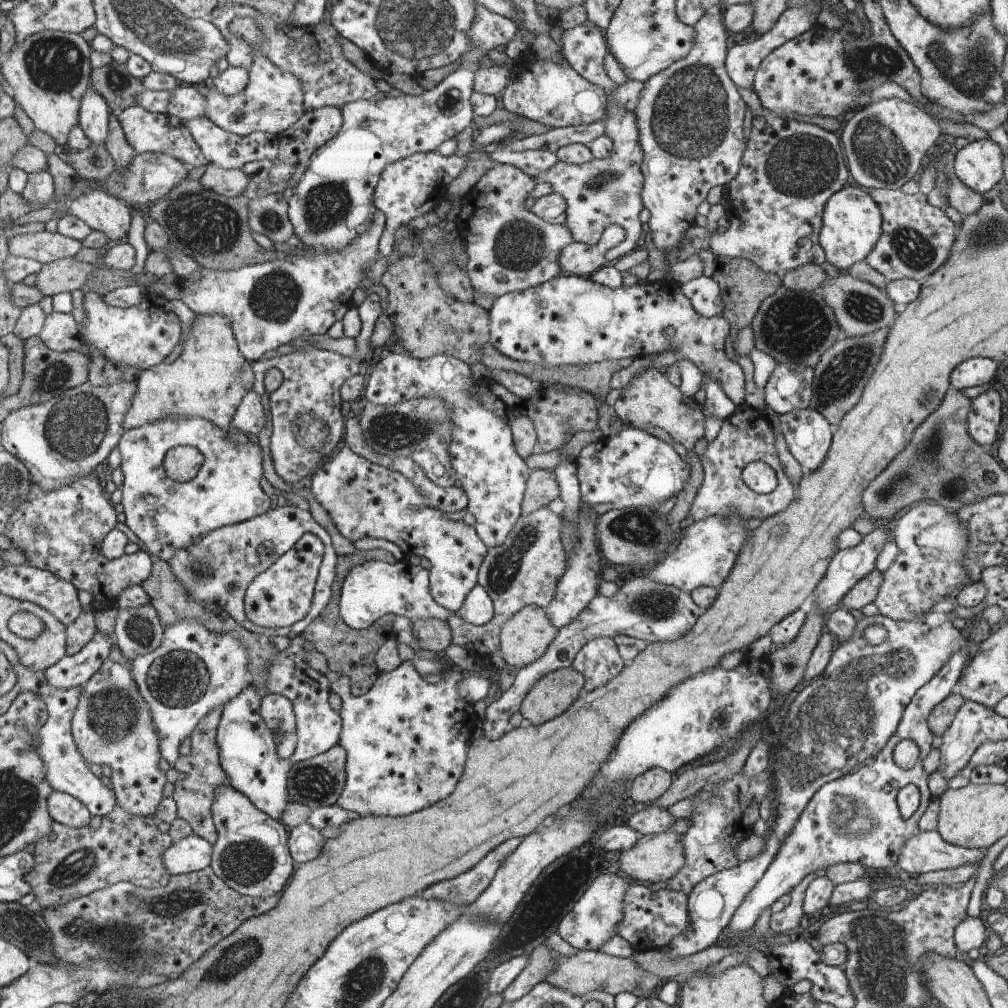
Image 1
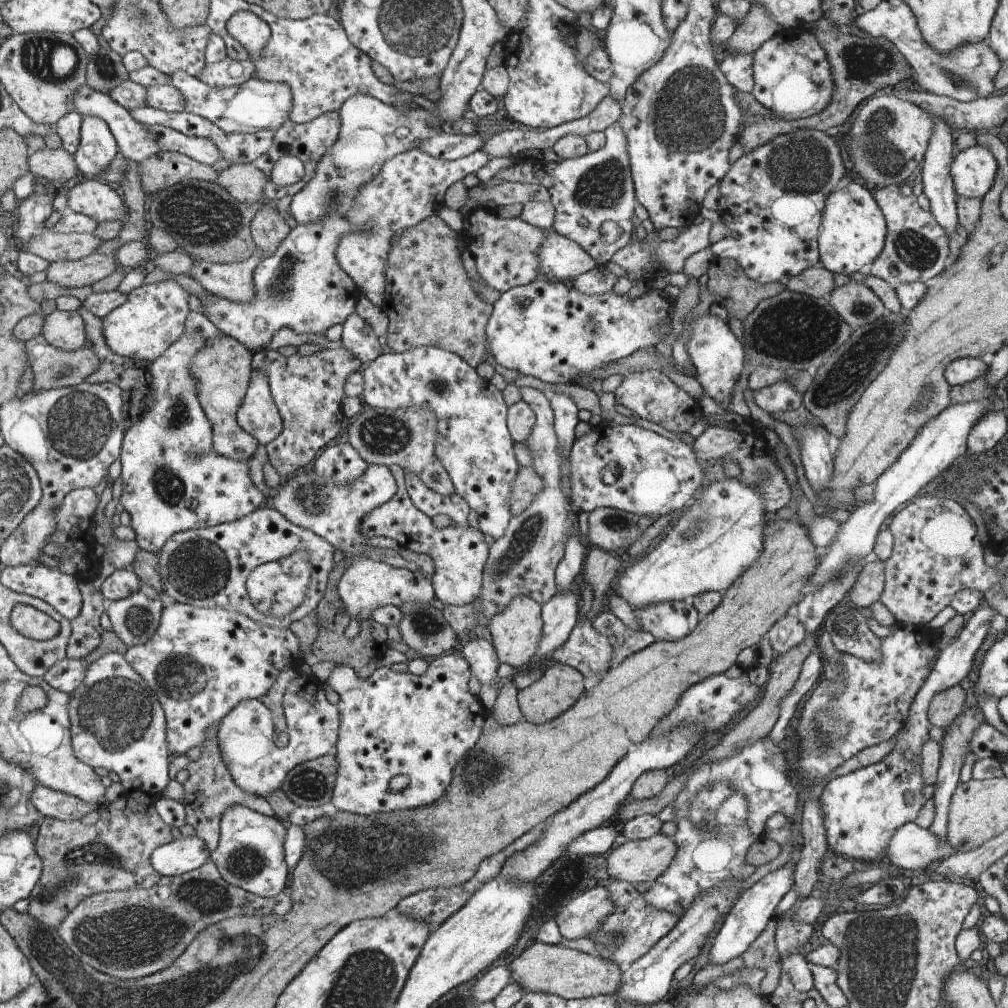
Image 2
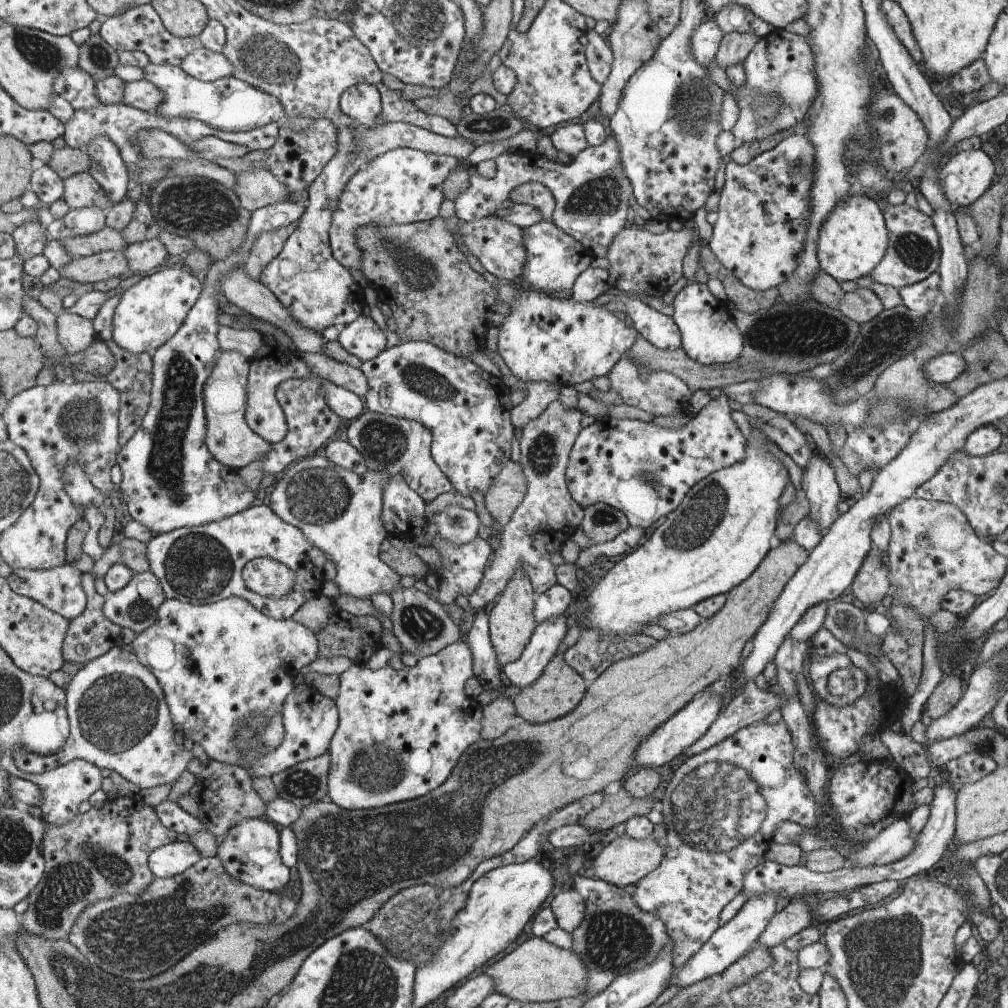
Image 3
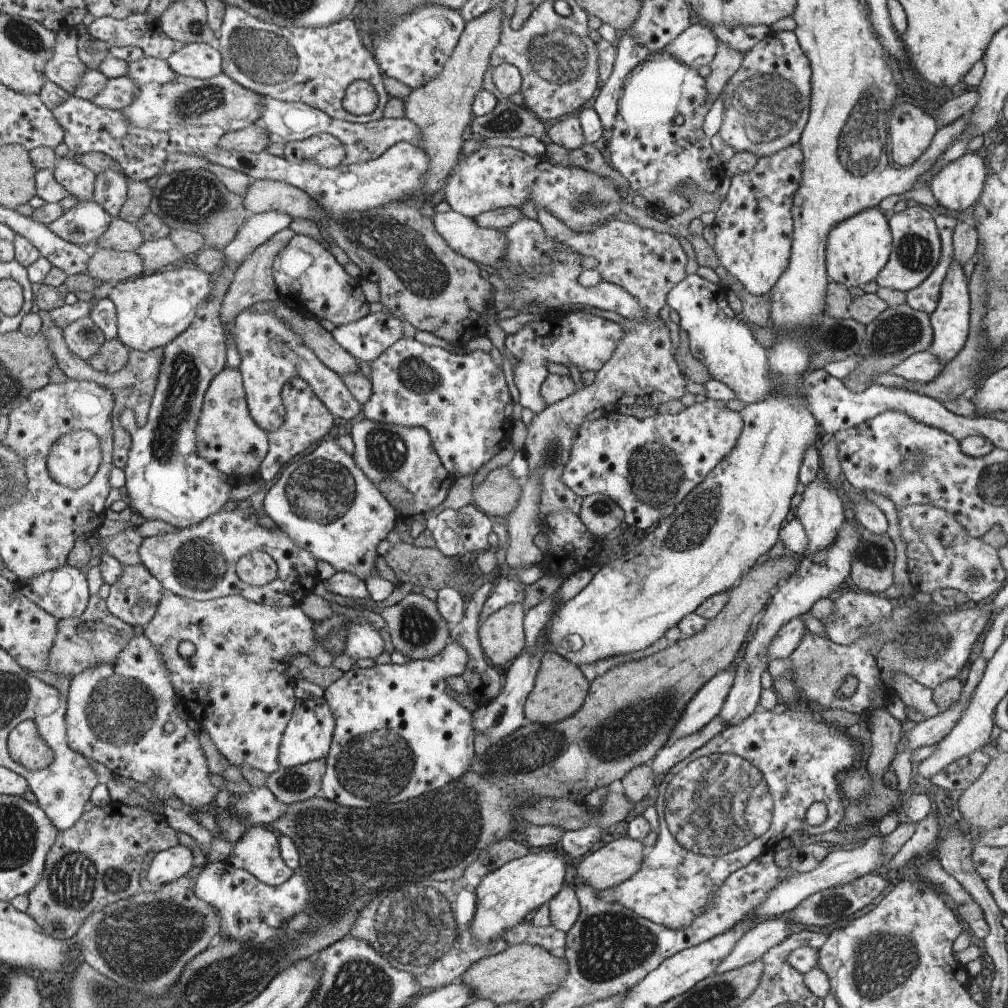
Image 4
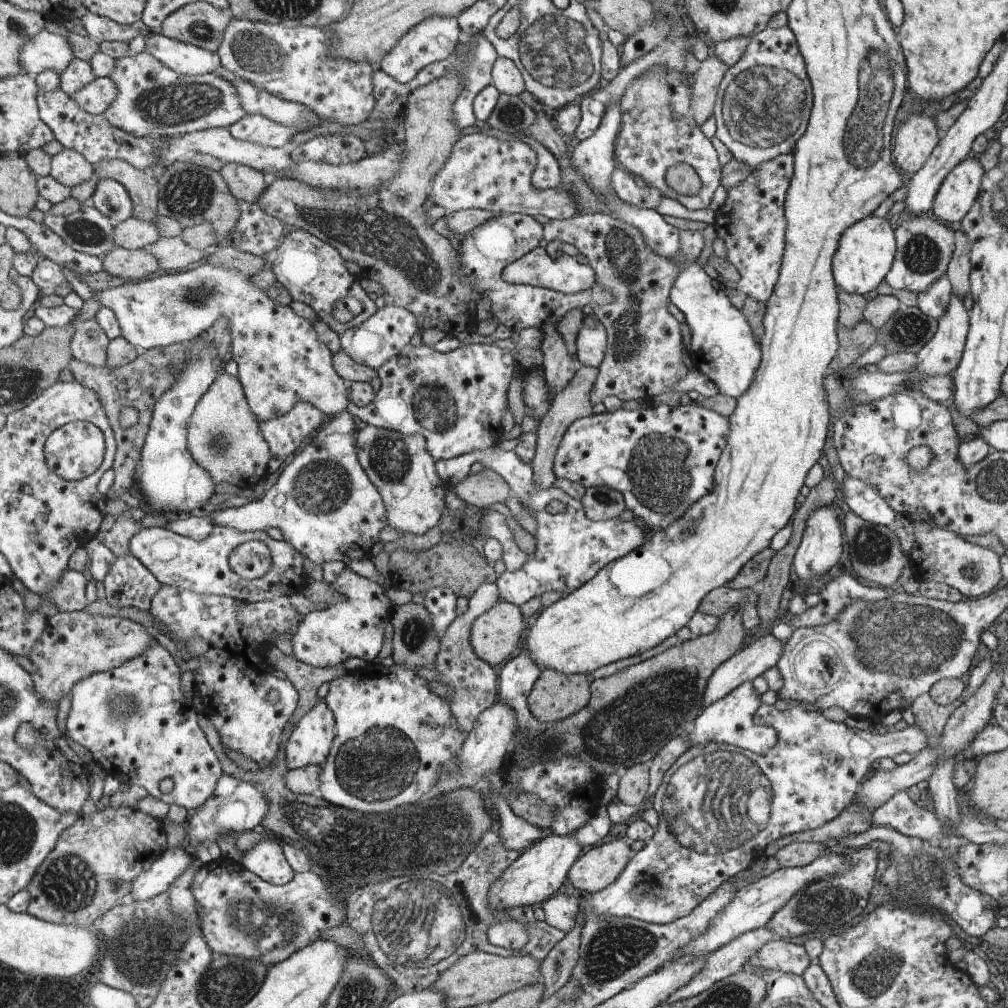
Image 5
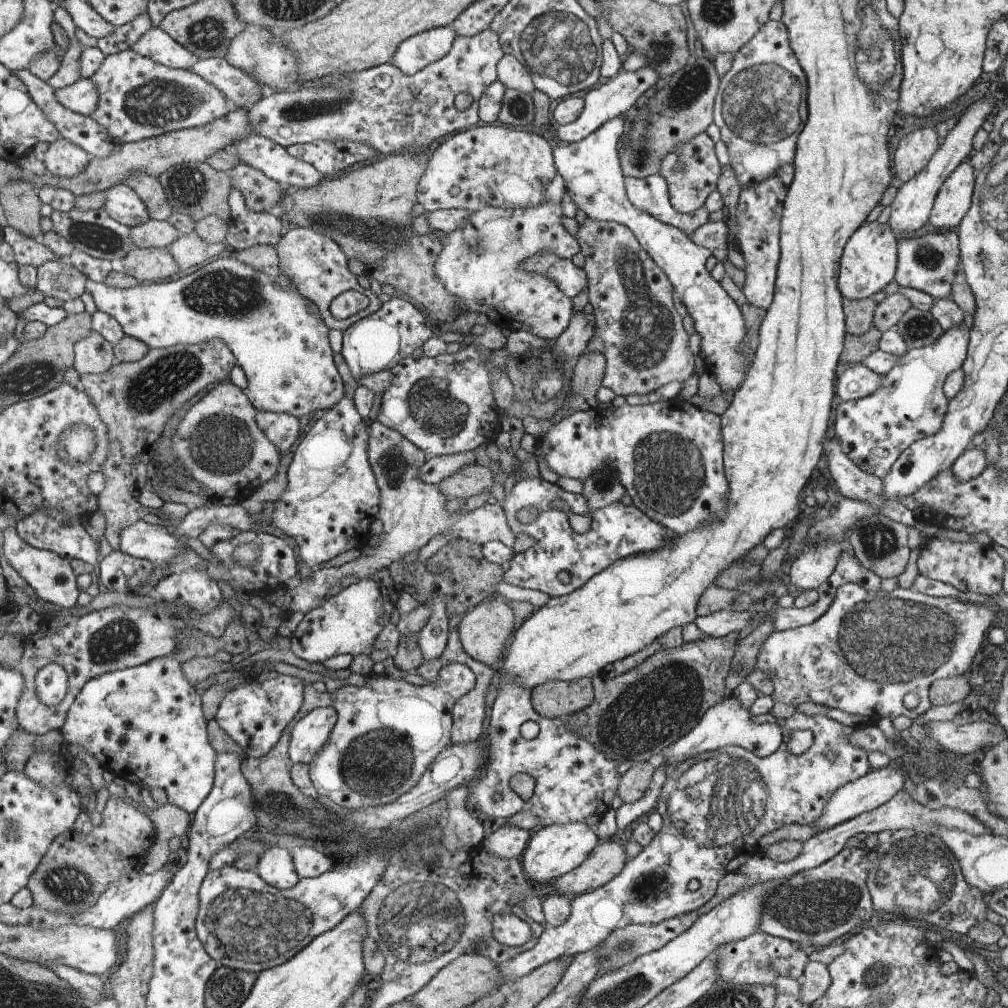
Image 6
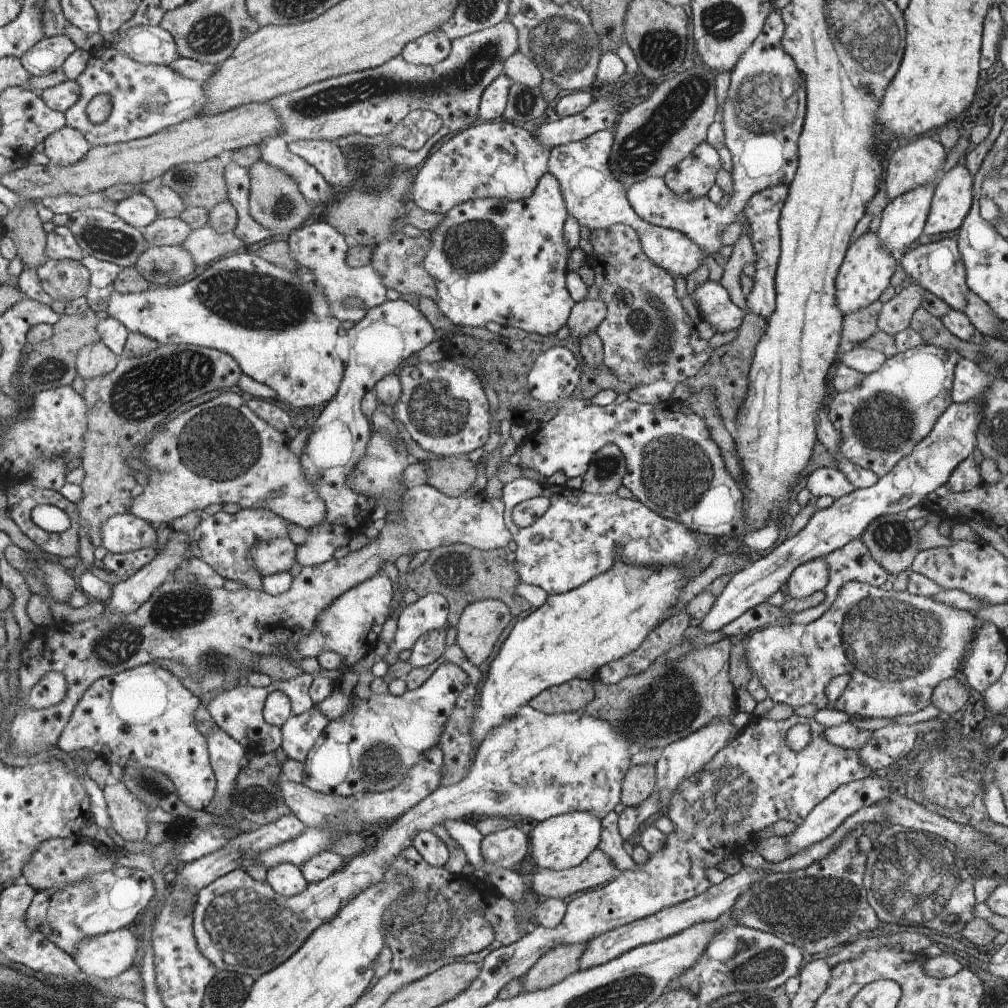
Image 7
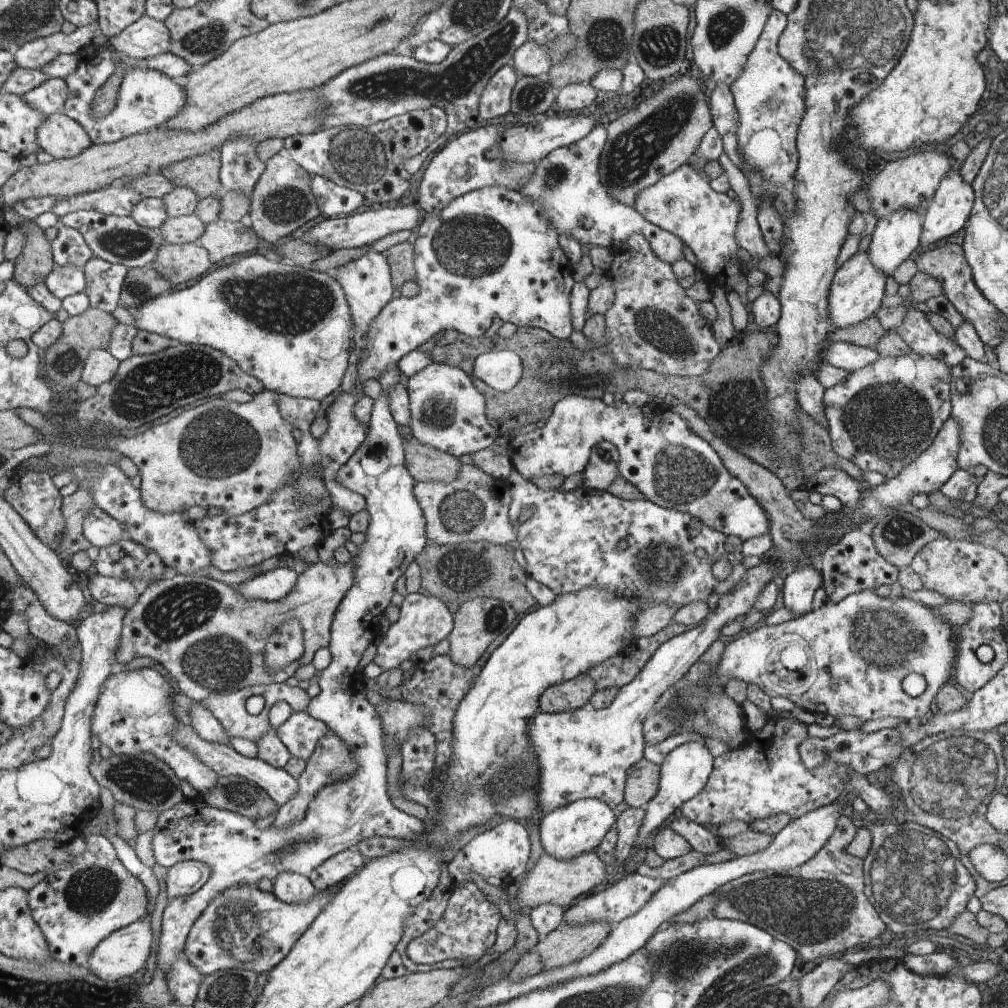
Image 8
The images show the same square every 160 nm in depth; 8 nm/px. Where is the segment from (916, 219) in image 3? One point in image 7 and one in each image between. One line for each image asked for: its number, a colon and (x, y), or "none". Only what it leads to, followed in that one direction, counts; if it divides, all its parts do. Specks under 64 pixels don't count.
4: (916, 250)
5: (925, 247)
6: (929, 263)
7: (938, 267)

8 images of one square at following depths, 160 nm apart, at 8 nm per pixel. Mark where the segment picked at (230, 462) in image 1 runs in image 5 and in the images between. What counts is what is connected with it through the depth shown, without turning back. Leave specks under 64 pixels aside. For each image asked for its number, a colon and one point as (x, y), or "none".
2: (173, 480)
3: (171, 480)
4: (166, 479)
5: (170, 479)

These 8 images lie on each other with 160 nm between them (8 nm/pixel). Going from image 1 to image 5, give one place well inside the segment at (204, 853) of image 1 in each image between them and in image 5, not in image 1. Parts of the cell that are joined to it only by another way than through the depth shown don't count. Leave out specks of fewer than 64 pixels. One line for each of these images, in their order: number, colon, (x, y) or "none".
2: (176, 858)
3: (172, 859)
4: (168, 865)
5: (158, 879)

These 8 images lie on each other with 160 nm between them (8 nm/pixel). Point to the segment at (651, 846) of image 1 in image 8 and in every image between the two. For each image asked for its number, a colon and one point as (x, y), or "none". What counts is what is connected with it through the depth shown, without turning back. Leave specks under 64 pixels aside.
2: (638, 861)
3: (624, 861)
4: (616, 862)
5: (599, 867)
6: (607, 861)
7: (597, 870)
8: (556, 881)

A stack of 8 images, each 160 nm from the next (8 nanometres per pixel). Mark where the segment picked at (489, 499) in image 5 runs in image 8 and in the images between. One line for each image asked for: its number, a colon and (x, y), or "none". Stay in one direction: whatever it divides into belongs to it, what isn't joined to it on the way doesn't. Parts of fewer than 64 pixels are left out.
6: (472, 480)
7: (454, 476)
8: (427, 464)

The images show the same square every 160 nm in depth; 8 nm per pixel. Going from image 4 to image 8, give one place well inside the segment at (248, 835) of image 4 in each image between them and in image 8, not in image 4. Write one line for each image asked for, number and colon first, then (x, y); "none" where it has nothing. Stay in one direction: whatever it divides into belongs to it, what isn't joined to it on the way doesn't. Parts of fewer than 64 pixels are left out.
5: (266, 860)
6: (276, 866)
7: (287, 879)
8: (291, 888)

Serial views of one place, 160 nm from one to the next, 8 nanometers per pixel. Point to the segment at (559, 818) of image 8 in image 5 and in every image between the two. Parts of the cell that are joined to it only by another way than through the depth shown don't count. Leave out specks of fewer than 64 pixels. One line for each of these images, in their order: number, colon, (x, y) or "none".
5: (539, 873)
6: (554, 850)
7: (565, 841)

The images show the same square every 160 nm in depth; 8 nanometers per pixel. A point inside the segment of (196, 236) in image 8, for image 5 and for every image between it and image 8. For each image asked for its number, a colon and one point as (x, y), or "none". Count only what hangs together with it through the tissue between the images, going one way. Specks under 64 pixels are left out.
5: (133, 234)
6: (153, 233)
7: (164, 231)

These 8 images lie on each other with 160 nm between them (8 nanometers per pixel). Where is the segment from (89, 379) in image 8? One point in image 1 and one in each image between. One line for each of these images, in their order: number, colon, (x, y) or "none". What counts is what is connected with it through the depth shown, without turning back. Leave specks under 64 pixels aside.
1: (61, 332)
2: (65, 330)
3: (75, 333)
4: (84, 338)
5: (90, 345)
6: (94, 354)
7: (96, 360)

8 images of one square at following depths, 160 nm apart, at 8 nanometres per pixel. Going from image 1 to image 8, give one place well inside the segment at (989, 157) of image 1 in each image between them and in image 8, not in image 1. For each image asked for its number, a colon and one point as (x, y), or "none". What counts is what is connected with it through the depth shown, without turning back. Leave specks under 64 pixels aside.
2: (973, 170)
3: (968, 174)
4: (957, 186)
5: (957, 194)
6: (954, 199)
7: (952, 199)
8: (947, 213)

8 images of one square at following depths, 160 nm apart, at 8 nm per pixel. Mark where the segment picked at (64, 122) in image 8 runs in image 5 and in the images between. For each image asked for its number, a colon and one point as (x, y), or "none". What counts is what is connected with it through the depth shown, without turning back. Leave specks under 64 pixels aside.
5: (69, 168)
6: (63, 159)
7: (67, 146)

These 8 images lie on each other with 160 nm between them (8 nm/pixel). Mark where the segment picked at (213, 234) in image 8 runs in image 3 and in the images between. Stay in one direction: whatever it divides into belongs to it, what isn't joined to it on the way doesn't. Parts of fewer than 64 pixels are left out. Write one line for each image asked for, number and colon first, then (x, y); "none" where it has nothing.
3: (145, 257)
4: (157, 255)
5: (173, 253)
6: (190, 251)
7: (206, 245)

